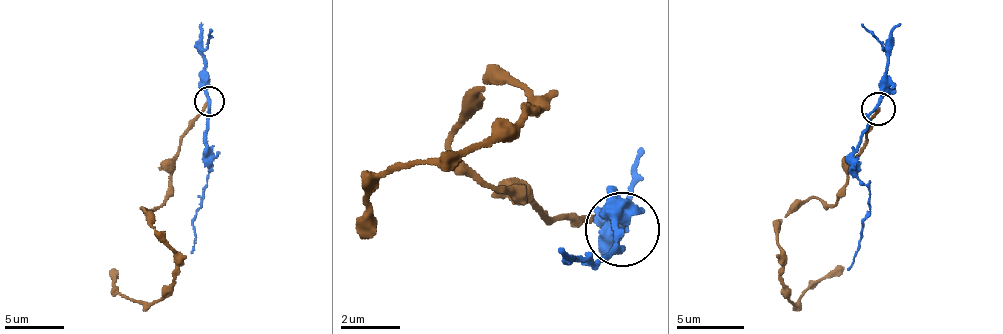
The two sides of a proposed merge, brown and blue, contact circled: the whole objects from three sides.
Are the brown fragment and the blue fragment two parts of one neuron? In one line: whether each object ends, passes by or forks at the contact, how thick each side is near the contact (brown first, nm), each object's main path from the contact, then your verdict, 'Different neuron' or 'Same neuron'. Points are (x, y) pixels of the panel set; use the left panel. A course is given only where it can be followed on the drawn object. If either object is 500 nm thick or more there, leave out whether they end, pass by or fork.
At the ring brown ends. At the ring blue passes by. Thickness 240 nm (brown) against 200 nm. Course of brown: (209, 100), (182, 138), (172, 191), (143, 210), (175, 253), (175, 284), (151, 302), (131, 301), (112, 269). Course of blue: (209, 100), (205, 139), (208, 168), (203, 200), (197, 207), (190, 254). Different neuron

